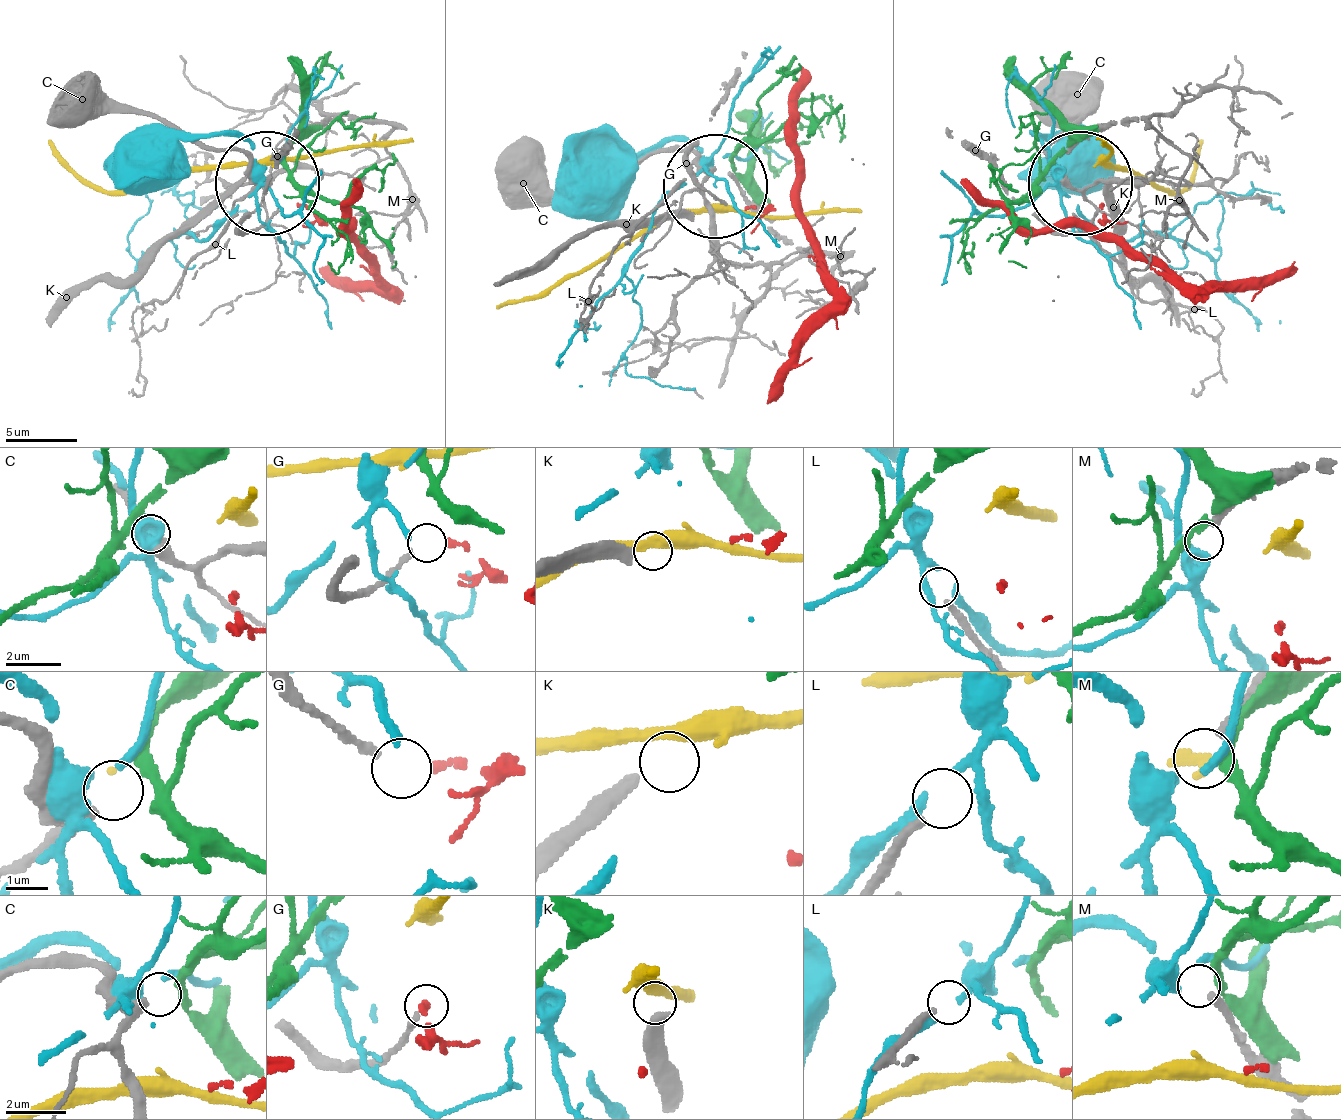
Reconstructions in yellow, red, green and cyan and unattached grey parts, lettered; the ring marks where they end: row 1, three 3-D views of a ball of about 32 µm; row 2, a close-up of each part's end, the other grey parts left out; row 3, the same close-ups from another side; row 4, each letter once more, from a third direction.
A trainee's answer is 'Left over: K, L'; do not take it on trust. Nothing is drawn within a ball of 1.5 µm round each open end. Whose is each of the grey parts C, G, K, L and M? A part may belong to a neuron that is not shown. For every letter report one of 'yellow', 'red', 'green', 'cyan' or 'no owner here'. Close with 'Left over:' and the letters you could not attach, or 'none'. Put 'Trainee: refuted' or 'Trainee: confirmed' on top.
Trainee: confirmed
C: green
G: red
K: no owner here
L: no owner here
M: cyan
Left over: K, L

